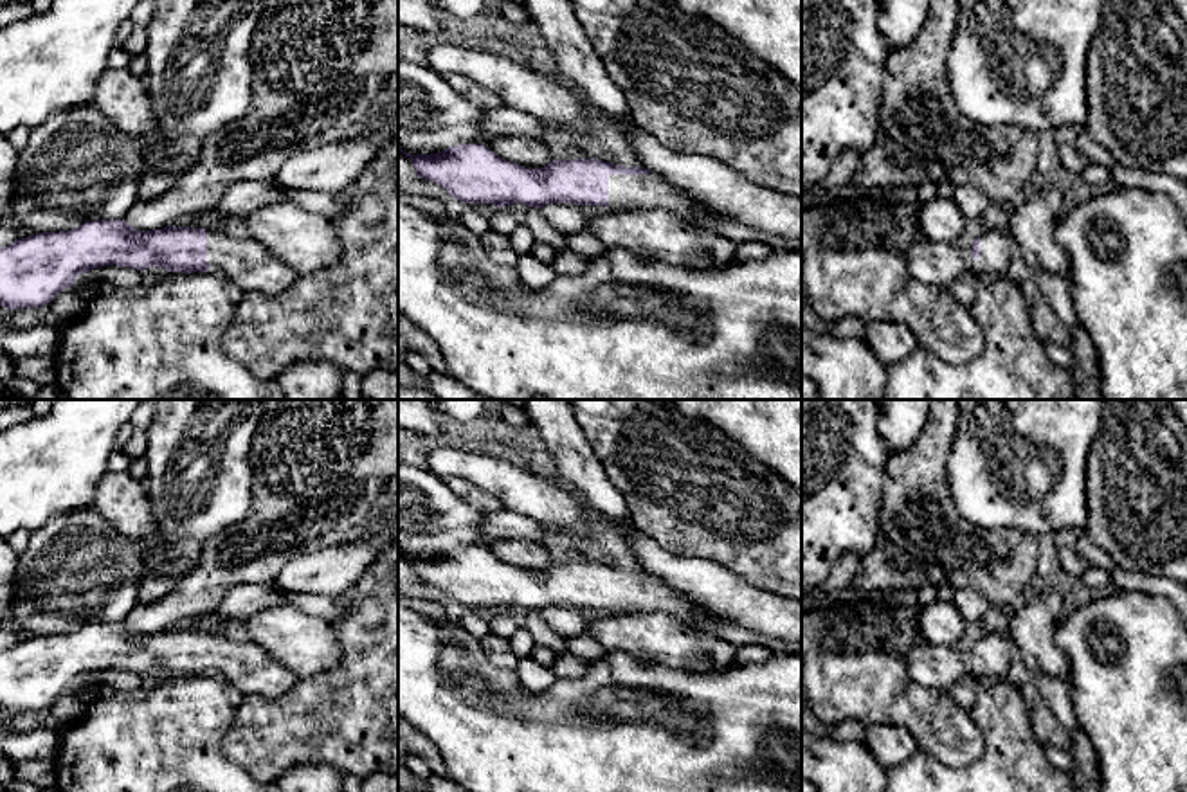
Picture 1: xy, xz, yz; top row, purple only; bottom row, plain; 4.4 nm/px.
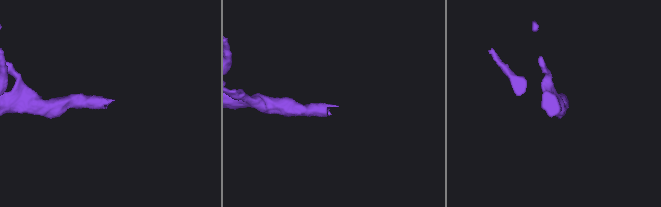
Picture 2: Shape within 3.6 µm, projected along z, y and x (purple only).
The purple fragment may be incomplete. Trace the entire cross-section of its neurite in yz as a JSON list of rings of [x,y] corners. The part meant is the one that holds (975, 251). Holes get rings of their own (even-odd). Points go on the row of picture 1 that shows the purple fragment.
[[[985,230],[967,254],[924,238],[908,248],[908,272],[920,283],[947,286],[962,274],[980,281],[1005,277],[1016,257],[1018,245],[1007,230]]]

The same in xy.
[[[94,220],[72,230],[32,234],[0,247],[0,306],[49,304],[77,275],[110,265],[182,274],[218,266],[225,281],[259,293],[281,293],[301,275],[249,238],[232,239],[211,229],[175,225],[144,232],[124,220]]]

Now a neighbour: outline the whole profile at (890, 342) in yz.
[[[884,320],[865,322],[866,333],[863,340],[884,365],[897,364],[922,347],[915,333],[902,324]]]

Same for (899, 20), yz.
[[[877,0],[877,25],[890,49],[908,45],[928,14],[929,0]]]

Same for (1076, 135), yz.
[[[1061,126],[1052,135],[1057,146],[1070,144],[1077,148],[1092,164],[1104,167],[1117,164],[1111,153],[1088,135],[1086,126]]]

